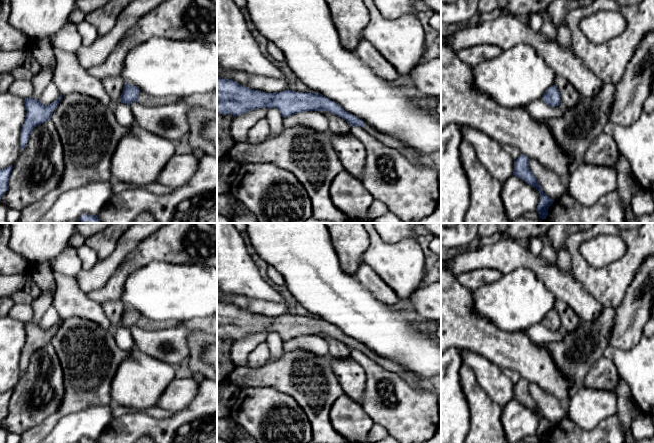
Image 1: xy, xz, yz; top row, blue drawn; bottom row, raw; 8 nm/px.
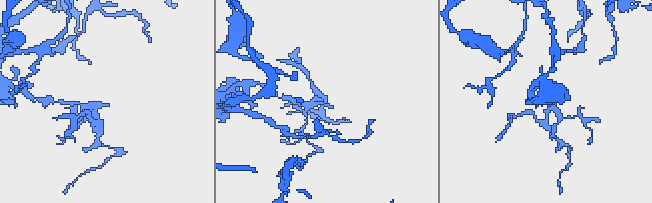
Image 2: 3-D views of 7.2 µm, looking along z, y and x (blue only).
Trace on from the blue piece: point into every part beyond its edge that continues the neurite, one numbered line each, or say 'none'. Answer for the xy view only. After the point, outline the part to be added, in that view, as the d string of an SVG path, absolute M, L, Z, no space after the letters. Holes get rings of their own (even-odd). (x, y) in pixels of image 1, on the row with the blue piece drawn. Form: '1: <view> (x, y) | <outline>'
1: xy (144, 98) | M143 91L139 92L139 101L138 102L143 105L151 105L153 103L153 101L149 97L149 95L144 93Z

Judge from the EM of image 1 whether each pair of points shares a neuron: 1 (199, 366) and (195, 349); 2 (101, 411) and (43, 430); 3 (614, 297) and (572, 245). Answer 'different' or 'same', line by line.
1: same
2: different
3: same

